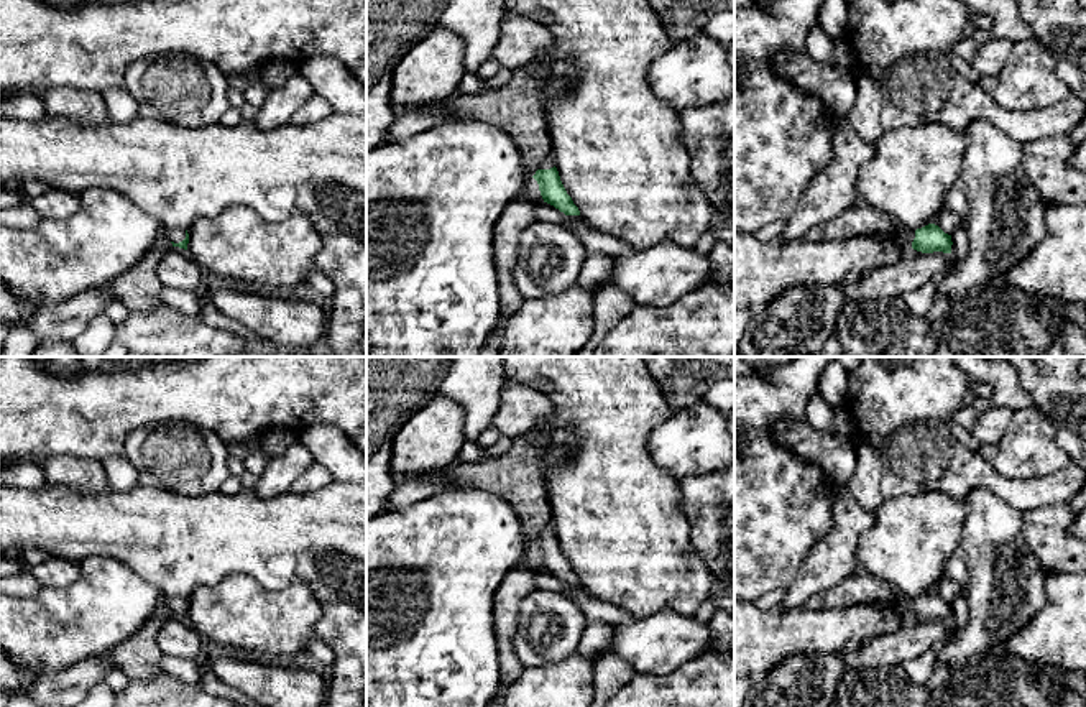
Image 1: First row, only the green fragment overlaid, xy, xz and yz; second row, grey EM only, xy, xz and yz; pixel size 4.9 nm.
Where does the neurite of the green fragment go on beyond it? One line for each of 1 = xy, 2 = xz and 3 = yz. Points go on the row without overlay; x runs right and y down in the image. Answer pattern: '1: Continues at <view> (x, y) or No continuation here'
1: Continues at xy (176, 604)
2: Continues at xz (547, 530)
3: Continues at yz (907, 604)

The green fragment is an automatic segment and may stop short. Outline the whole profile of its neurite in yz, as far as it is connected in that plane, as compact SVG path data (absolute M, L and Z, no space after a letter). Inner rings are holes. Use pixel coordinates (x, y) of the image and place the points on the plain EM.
M892 587L895 600L909 615L922 622L943 620L951 622L951 603L945 602L938 594L928 592L922 597L909 597Z

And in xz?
M552 523L545 524L539 531L539 536L532 546L539 552L539 559L544 571L554 574L565 584L580 584L578 575L573 572L572 566L567 562L560 549Z

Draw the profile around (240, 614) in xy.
M228 575L214 587L196 589L187 602L187 620L204 640L265 659L306 651L315 626L322 622L319 600L309 585L301 582L271 592L251 575Z

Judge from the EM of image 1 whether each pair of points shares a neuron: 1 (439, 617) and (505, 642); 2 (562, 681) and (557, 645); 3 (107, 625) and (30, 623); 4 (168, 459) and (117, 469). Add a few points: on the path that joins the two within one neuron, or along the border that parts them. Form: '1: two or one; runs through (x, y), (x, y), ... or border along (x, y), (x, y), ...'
1: two; border along (493, 600), (493, 633), (500, 676)
2: two; border along (575, 650), (557, 661), (524, 668)
3: one; runs through (87, 623), (50, 623)
4: two; border along (124, 456), (133, 467), (138, 484)

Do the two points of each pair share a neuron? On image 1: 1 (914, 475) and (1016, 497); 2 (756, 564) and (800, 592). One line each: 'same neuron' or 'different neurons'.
1: same neuron
2: different neurons

